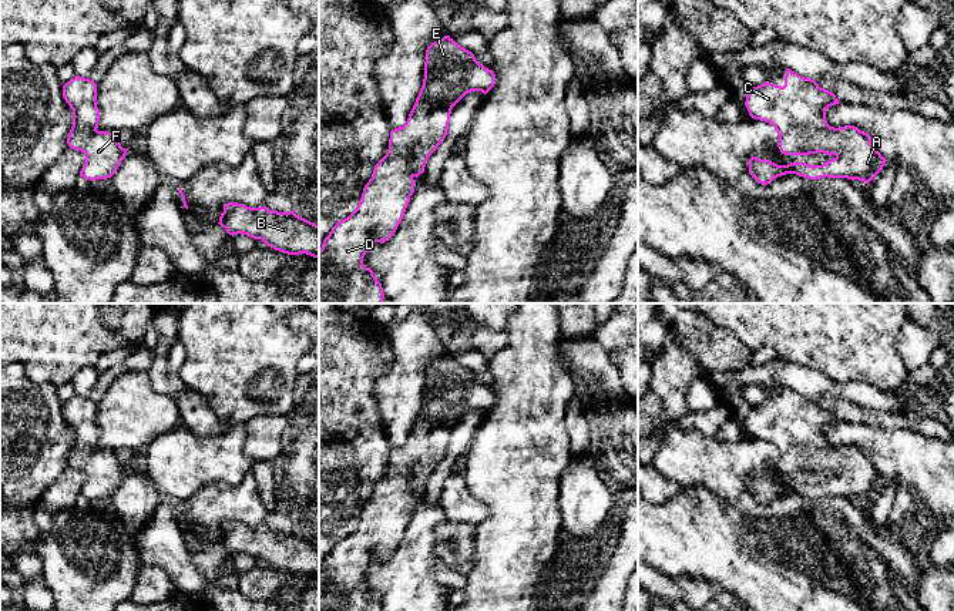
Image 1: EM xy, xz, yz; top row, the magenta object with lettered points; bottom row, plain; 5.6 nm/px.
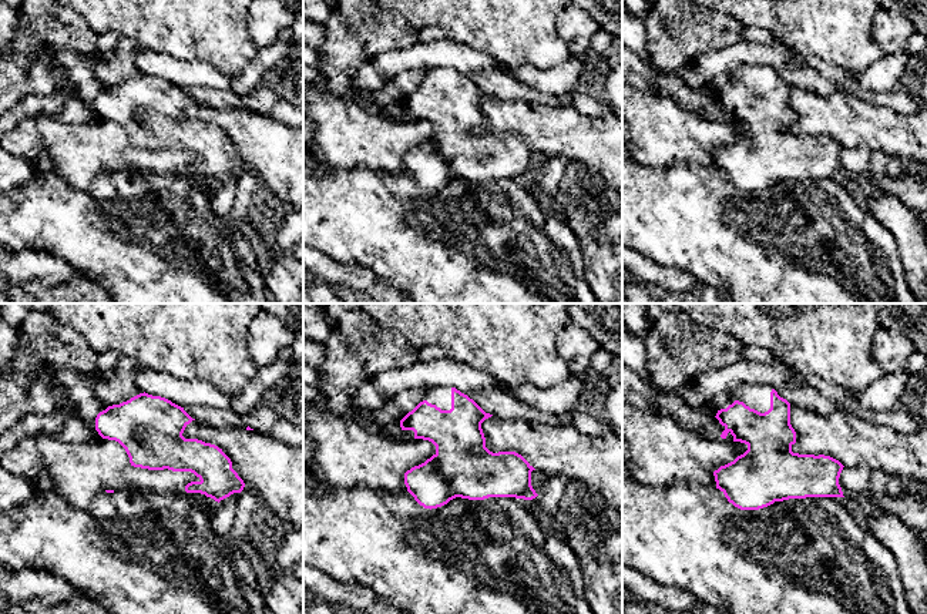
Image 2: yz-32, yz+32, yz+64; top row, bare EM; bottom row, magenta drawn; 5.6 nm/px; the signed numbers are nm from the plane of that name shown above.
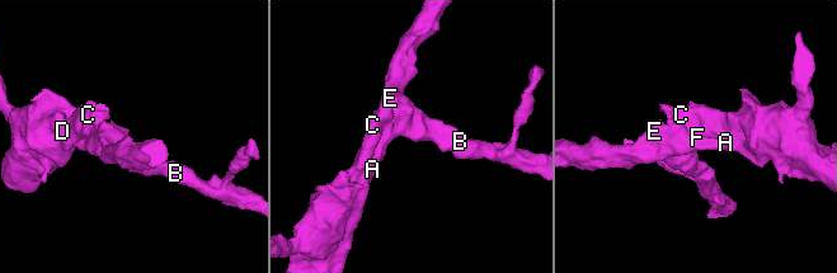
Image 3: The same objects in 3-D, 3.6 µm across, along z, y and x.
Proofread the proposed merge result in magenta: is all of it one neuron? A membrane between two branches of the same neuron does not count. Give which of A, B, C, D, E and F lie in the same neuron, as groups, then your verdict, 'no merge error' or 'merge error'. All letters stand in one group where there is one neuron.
groups A B C D E F; no merge error

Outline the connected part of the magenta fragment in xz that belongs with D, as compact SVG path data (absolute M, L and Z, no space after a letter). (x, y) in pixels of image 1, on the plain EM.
M450 355L431 362L426 369L424 397L416 422L403 446L390 450L389 469L386 474L374 484L372 497L363 507L362 517L356 528L345 538L339 540L329 554L323 558L319 568L319 611L383 611L382 602L370 587L363 584L363 577L373 561L386 561L402 541L410 516L414 511L416 500L424 491L429 476L444 460L449 449L453 426L468 412L481 410L487 413L496 403L494 390L480 383L474 373Z

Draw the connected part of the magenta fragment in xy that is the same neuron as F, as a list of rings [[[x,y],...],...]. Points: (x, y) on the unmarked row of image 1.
[[[75,395],[63,404],[63,416],[73,429],[67,463],[85,474],[80,496],[90,500],[111,497],[128,469],[121,466],[114,451],[97,449],[100,440],[97,403]]]

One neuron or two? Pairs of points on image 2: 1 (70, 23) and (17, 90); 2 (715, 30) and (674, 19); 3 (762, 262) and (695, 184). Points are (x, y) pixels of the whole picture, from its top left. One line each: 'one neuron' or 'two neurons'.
1: one neuron
2: one neuron
3: one neuron

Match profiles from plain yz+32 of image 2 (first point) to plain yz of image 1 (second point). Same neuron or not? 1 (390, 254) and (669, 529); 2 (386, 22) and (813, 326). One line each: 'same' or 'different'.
1: same
2: different

